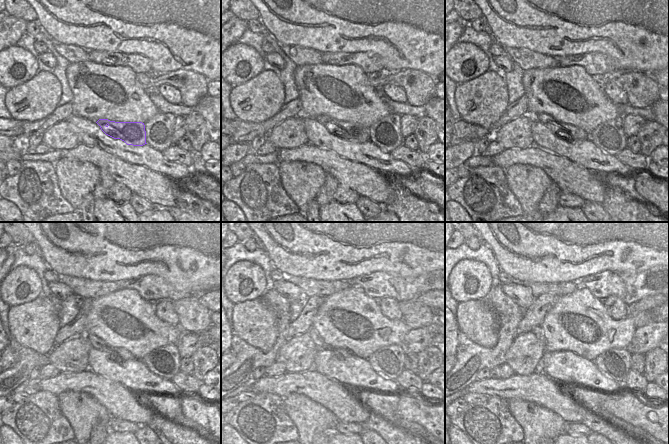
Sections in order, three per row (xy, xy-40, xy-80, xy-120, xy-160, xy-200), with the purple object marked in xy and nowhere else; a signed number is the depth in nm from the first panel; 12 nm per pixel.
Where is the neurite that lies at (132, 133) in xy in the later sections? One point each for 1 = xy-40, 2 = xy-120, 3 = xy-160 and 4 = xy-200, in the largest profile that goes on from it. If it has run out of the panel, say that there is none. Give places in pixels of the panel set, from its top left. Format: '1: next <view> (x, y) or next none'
1: next xy-40 (352, 132)
2: next xy-120 (122, 355)
3: next xy-160 (315, 336)
4: next xy-200 (537, 330)

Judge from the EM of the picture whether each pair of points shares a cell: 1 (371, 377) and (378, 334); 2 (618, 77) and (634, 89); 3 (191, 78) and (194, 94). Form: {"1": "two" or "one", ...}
{"1": "two", "2": "one", "3": "one"}

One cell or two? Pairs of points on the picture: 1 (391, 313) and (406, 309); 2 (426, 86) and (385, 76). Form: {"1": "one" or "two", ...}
{"1": "two", "2": "one"}

